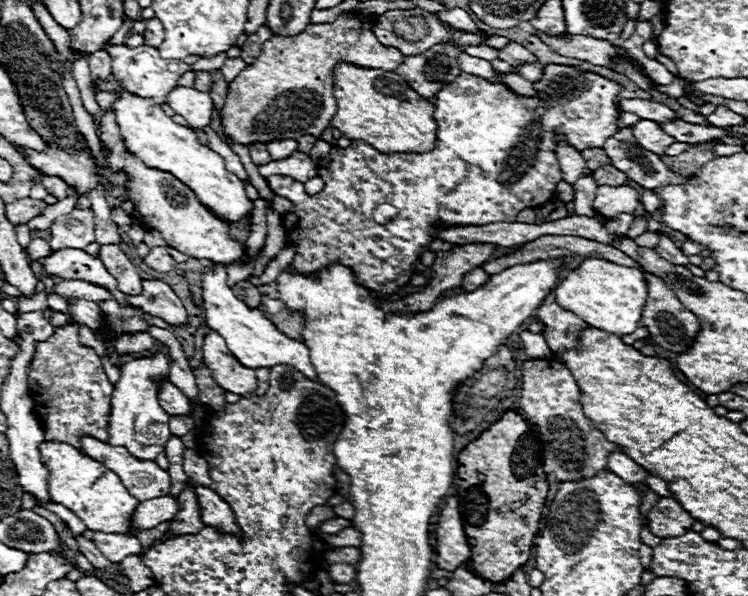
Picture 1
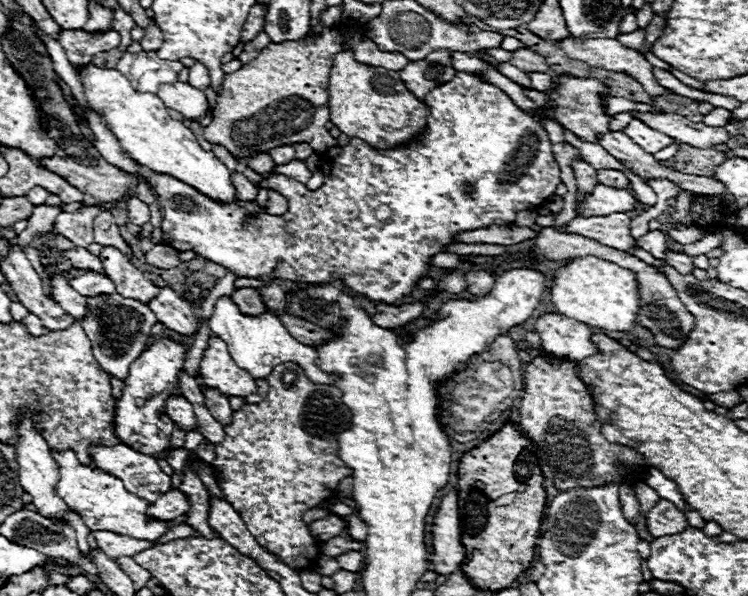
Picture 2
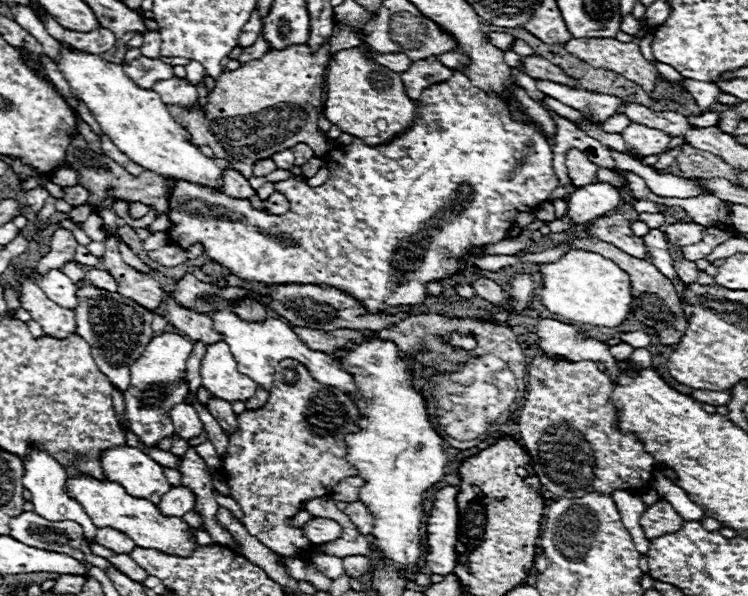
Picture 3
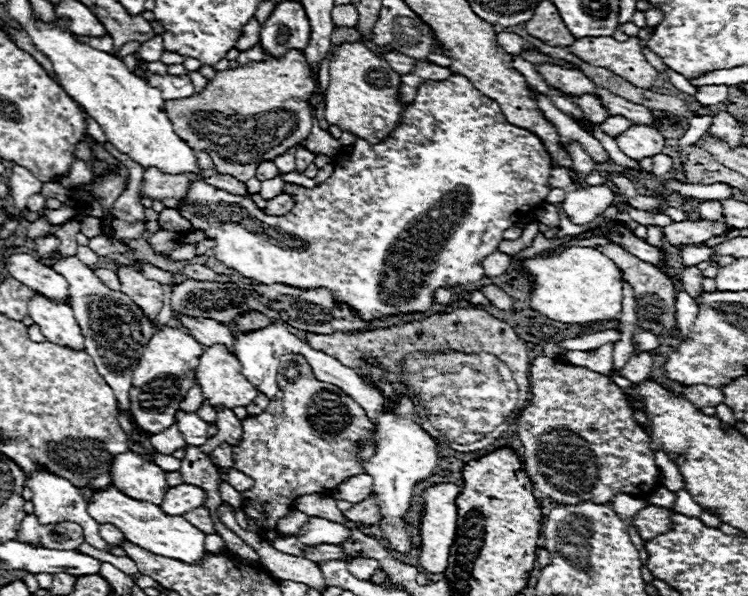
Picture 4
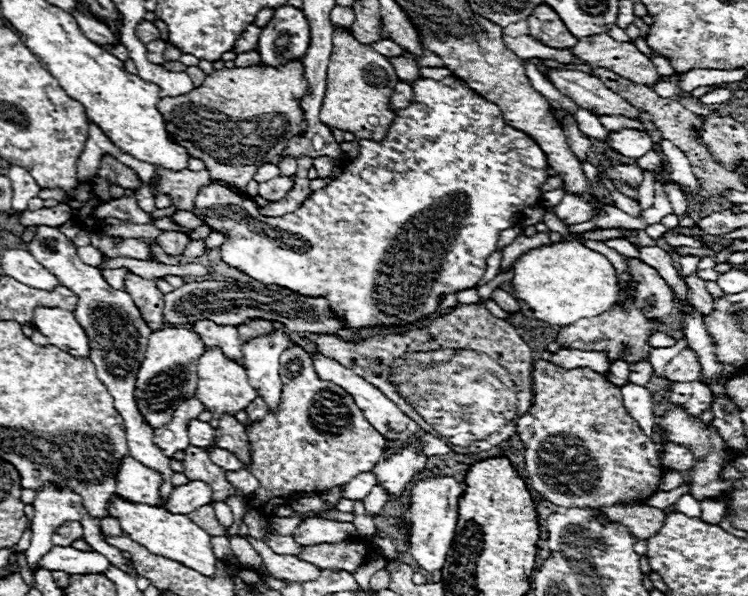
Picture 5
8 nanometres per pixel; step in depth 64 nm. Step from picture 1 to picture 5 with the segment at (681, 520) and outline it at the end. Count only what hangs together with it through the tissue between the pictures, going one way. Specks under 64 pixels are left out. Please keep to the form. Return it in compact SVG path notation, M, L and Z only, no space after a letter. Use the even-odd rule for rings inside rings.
M614 504L614 506L604 506L602 512L608 520L618 520L620 524L626 524L626 528L630 528L634 538L638 540L648 540L650 536L654 536L664 526L666 520L664 510L646 504L638 504L632 508Z

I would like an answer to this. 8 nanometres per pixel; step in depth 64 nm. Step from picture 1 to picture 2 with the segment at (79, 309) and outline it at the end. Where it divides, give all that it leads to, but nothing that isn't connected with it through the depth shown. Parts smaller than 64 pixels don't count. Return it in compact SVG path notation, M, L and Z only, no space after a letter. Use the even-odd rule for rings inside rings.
M54 274L52 280L54 280L54 296L56 296L56 300L60 302L60 306L62 306L70 316L74 316L74 320L82 320L82 318L88 314L86 298L82 298L80 294L76 294L76 292L68 286L68 280L66 280L62 274Z

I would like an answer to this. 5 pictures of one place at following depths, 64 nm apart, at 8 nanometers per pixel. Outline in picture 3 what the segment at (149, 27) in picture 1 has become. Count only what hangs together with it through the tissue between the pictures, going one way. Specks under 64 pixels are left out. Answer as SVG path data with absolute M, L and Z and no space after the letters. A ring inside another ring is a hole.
M148 30L148 32L144 34L144 44L140 46L140 50L142 50L142 54L146 54L146 56L158 56L158 52L160 52L160 44L162 44L160 32L156 32L156 30Z

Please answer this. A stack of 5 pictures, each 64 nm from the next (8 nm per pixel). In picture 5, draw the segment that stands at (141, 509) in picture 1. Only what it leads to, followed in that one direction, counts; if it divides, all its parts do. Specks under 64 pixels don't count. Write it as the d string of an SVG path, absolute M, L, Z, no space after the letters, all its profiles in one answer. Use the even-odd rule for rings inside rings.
M188 482L176 486L166 502L166 510L172 514L190 514L196 508L212 502L212 488L206 482Z

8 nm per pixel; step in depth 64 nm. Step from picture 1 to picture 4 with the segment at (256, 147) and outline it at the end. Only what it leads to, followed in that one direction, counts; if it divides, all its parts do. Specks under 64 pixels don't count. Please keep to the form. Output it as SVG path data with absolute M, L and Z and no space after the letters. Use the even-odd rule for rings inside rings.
M262 162L262 164L258 164L258 168L256 168L256 178L258 180L270 180L270 178L274 178L274 176L278 176L280 172L278 172L278 168L276 168L276 164L274 162Z

